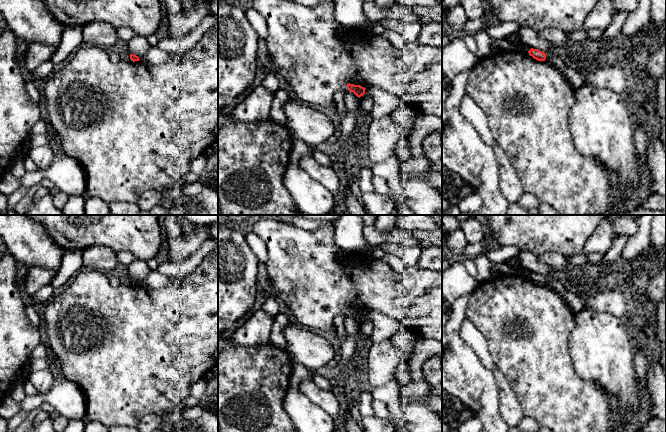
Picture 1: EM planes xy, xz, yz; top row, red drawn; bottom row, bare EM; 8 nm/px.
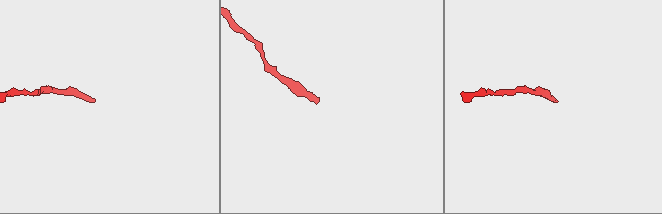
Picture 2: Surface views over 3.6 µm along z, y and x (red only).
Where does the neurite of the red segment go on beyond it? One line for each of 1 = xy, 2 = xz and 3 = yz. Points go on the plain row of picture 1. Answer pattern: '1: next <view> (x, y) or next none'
1: next none
2: next none
3: next none

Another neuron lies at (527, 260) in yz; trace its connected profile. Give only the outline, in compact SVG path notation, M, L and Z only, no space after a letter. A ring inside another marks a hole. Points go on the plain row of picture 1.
M522 251L516 256L516 258L519 260L520 265L523 268L530 272L538 273L545 278L549 278L549 276L554 272L552 266L541 262L537 256L530 252Z

